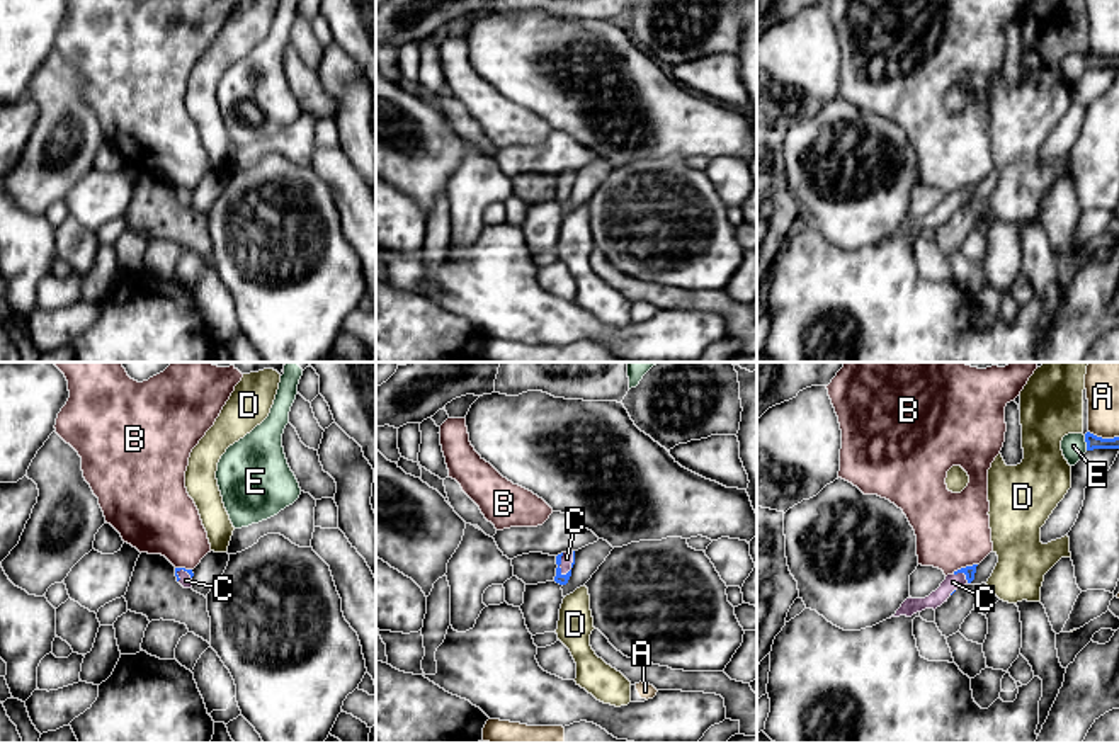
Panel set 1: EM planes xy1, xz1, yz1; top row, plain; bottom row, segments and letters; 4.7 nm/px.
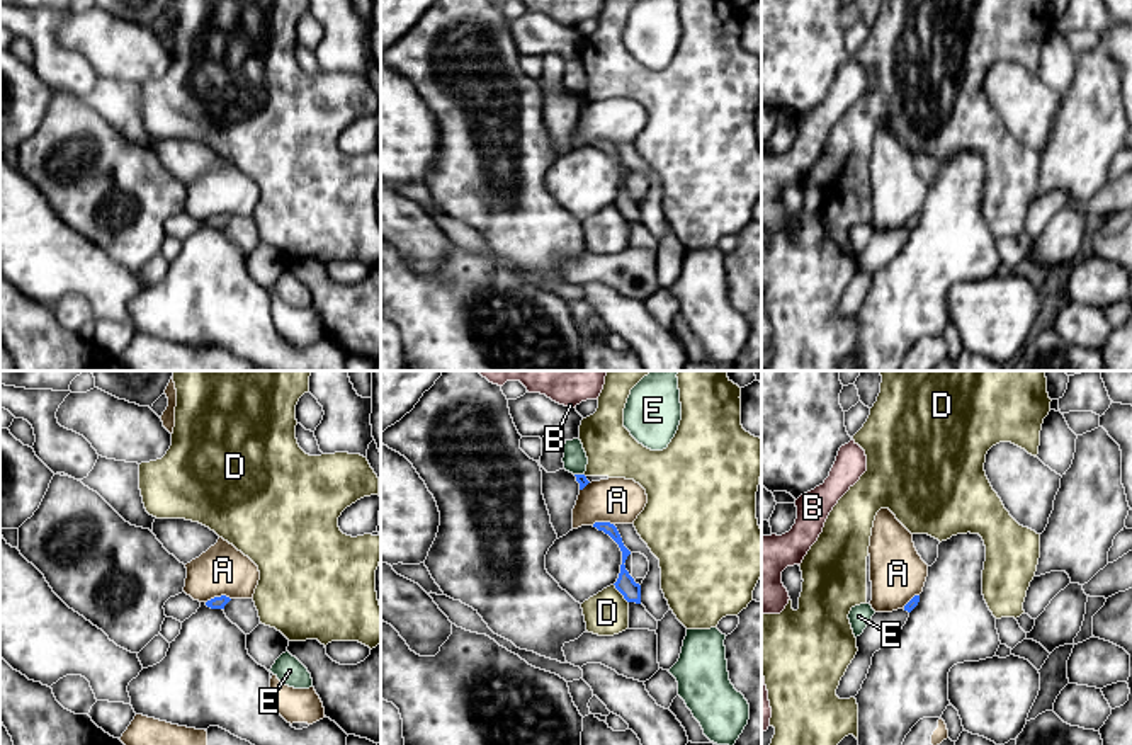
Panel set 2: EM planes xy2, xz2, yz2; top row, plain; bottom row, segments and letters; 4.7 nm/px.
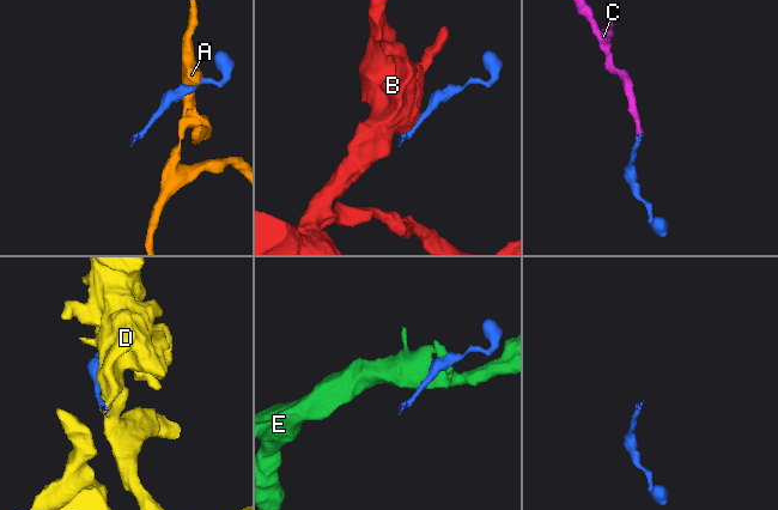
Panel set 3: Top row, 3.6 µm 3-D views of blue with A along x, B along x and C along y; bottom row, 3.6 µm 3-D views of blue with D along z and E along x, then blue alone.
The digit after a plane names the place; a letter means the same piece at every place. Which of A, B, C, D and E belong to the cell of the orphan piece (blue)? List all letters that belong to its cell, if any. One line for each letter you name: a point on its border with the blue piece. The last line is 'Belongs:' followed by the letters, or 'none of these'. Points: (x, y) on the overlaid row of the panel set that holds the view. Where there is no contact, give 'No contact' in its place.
C: Touches blue at xz1 (572, 565)
Belongs: C

